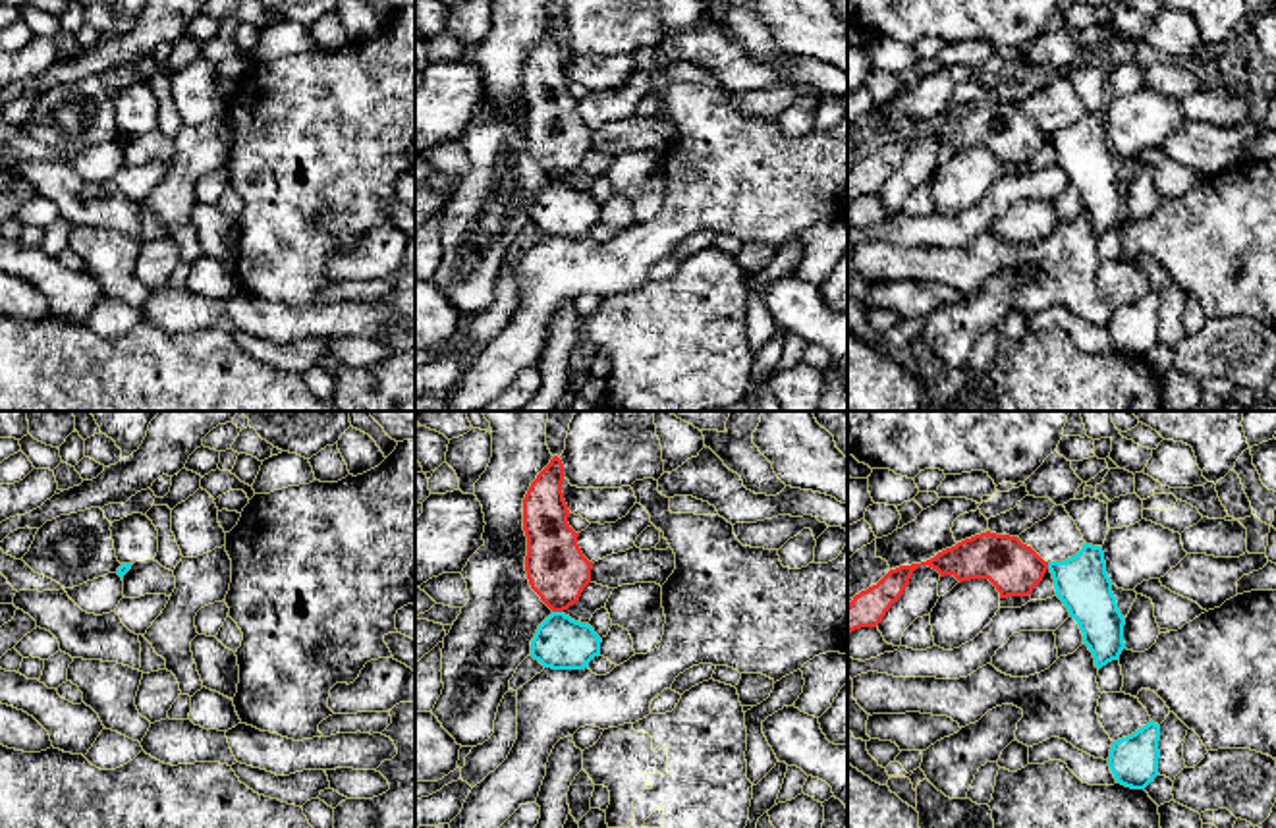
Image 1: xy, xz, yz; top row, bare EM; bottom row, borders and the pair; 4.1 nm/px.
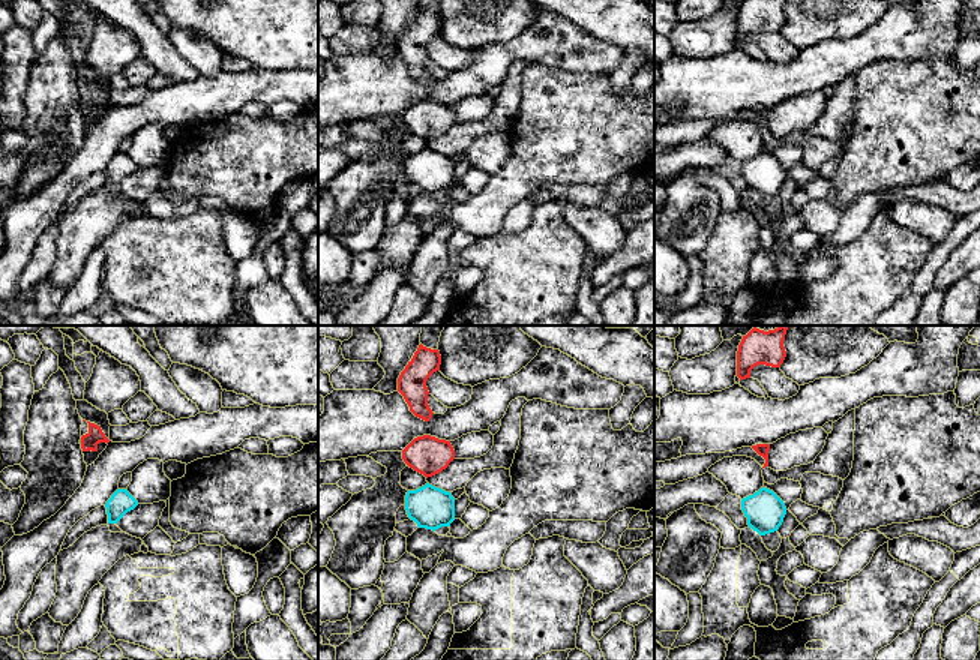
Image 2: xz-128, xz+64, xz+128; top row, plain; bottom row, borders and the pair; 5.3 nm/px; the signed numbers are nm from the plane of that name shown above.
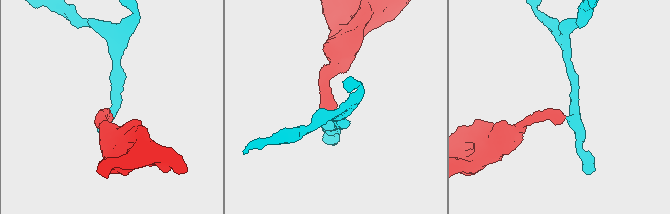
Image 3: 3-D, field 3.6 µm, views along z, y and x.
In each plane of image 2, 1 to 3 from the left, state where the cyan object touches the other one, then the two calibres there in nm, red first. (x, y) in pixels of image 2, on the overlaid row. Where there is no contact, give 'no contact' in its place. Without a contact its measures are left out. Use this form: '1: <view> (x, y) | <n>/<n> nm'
1: no contact
2: no contact
3: no contact

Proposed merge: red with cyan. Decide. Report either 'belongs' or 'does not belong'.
does not belong

